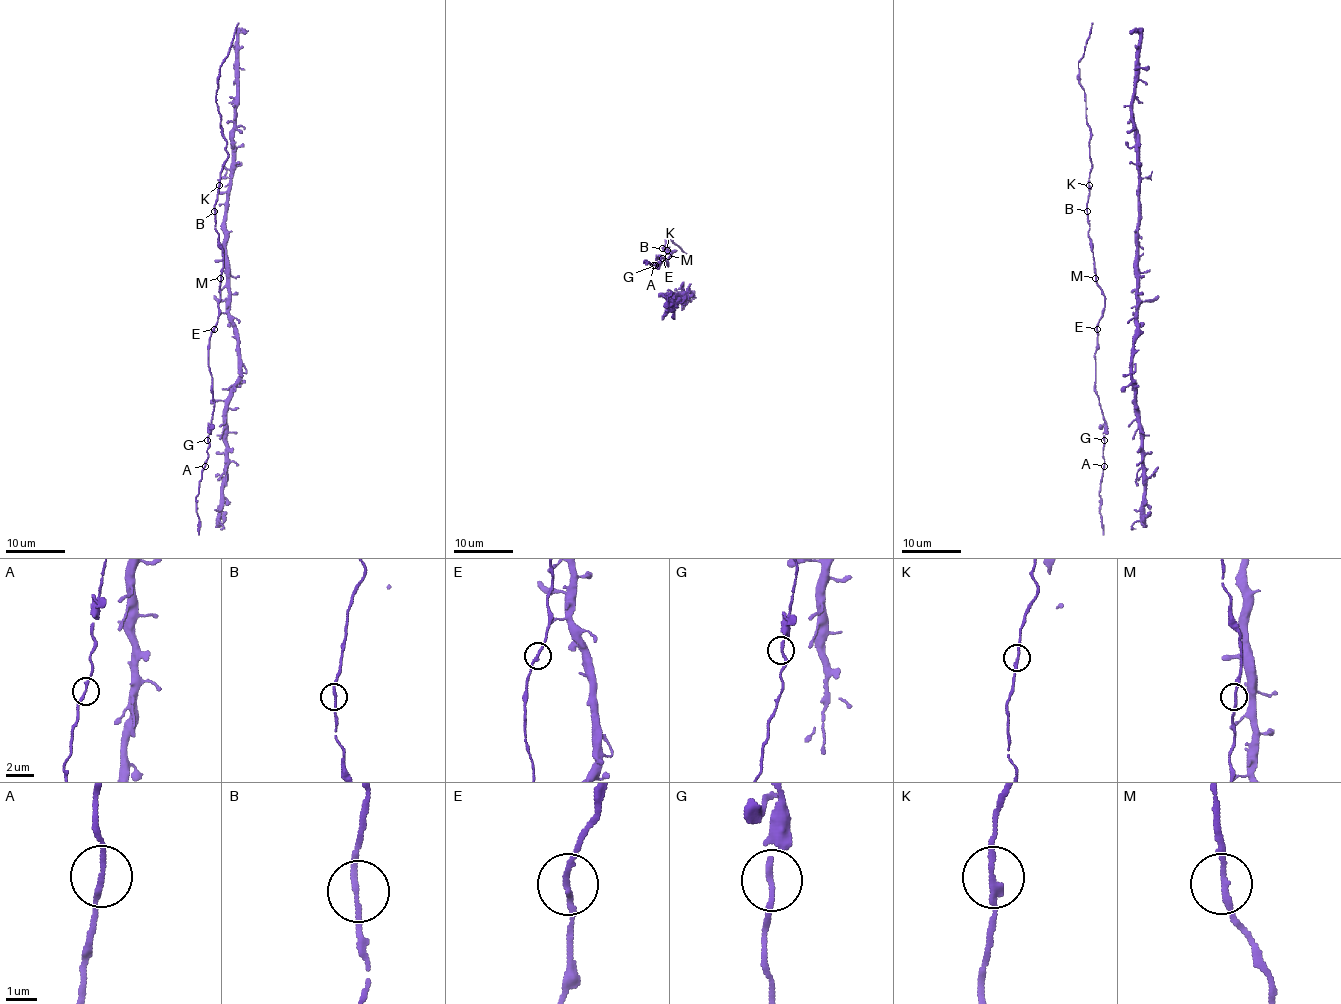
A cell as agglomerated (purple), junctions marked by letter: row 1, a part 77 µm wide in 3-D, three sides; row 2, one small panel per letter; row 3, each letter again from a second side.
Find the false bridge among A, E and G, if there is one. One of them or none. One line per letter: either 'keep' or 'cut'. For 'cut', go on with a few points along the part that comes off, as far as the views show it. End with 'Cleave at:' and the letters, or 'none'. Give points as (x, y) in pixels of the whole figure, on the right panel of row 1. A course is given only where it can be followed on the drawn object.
A: keep
E: keep
G: keep
Cleave at: none

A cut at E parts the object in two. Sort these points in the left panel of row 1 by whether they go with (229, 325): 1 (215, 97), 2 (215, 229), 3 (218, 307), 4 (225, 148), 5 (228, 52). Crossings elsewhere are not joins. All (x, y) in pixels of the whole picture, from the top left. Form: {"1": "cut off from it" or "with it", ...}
{"1": "cut off from it", "2": "cut off from it", "3": "cut off from it", "4": "cut off from it", "5": "cut off from it"}

